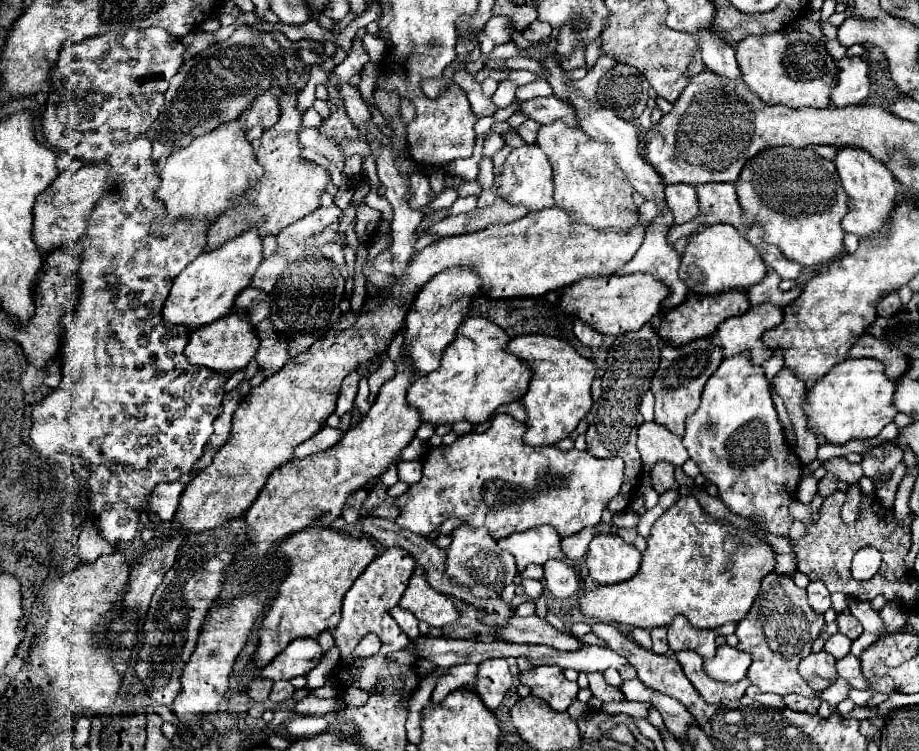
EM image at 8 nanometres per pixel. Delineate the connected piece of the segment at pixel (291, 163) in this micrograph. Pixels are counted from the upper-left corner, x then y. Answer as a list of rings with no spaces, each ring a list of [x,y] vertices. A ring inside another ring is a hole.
[[[289,87],[289,93],[283,93],[281,97],[281,119],[271,127],[271,131],[265,131],[261,137],[257,161],[263,165],[263,177],[255,187],[251,187],[251,191],[247,191],[247,203],[241,203],[235,207],[235,211],[227,211],[227,215],[221,215],[215,223],[211,223],[207,231],[207,251],[221,247],[227,239],[235,239],[253,227],[259,227],[259,237],[263,239],[277,235],[281,229],[303,219],[319,207],[319,195],[325,191],[329,175],[319,165],[305,165],[305,159],[299,151],[301,113],[295,109],[295,105],[297,91]]]

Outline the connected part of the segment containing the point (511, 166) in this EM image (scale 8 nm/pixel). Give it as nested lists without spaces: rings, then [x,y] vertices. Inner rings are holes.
[[[521,145],[517,149],[513,149],[501,169],[499,175],[495,175],[495,185],[493,185],[493,193],[497,197],[507,197],[509,203],[513,205],[525,205],[529,211],[541,211],[545,207],[553,207],[553,173],[551,173],[551,163],[549,157],[543,153],[543,149],[539,145]]]

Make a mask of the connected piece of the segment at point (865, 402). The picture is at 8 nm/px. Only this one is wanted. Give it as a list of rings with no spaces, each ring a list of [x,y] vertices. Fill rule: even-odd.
[[[847,359],[835,369],[831,369],[821,381],[815,383],[815,387],[807,393],[805,399],[805,411],[809,417],[809,425],[817,435],[823,435],[831,443],[847,443],[853,439],[869,439],[877,437],[879,431],[895,419],[899,413],[897,407],[893,405],[893,395],[897,389],[897,381],[885,377],[885,367],[879,359]]]

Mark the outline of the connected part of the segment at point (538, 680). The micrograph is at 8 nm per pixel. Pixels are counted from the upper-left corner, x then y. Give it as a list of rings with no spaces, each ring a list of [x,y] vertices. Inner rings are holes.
[[[545,665],[533,667],[519,675],[519,681],[531,689],[531,695],[549,703],[555,711],[567,711],[569,705],[577,699],[577,683],[567,681],[561,667]]]

